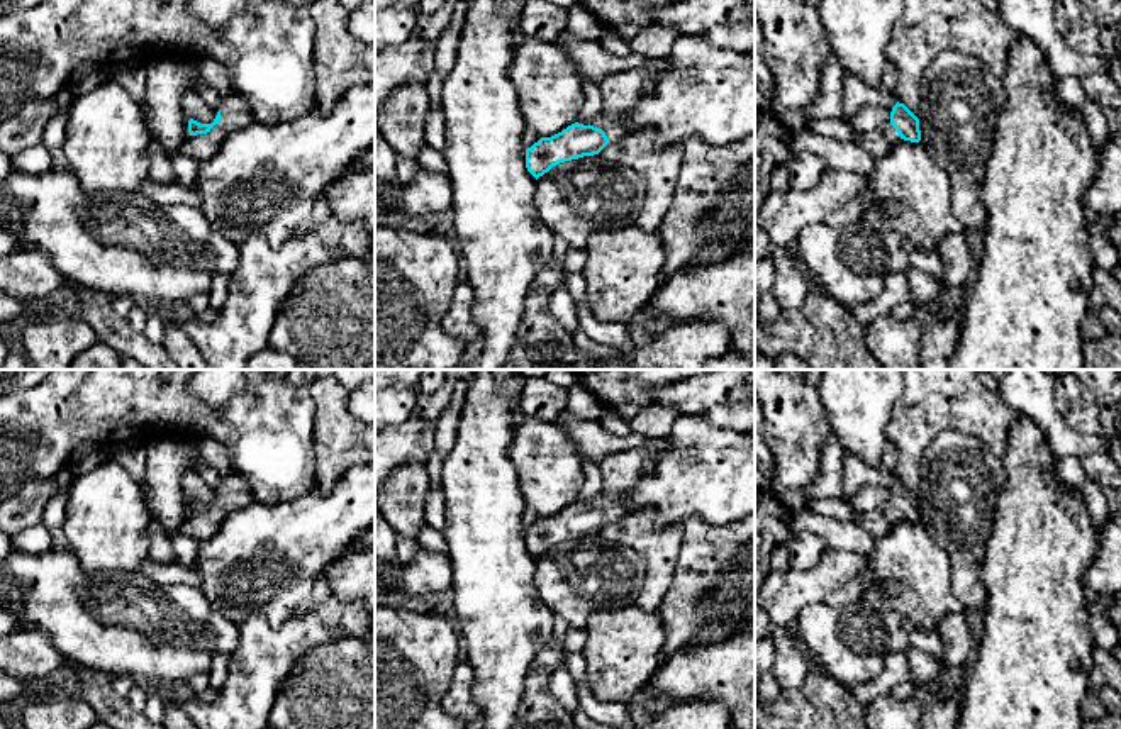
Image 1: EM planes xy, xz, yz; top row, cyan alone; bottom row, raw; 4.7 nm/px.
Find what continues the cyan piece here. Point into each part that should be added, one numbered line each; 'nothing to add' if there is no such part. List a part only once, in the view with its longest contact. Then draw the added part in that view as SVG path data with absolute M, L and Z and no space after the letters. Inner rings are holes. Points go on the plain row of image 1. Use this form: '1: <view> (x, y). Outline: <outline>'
1: xy (234, 490). Outline: M237 475L224 478L219 490L222 500L215 504L207 514L190 515L188 520L183 524L180 534L187 534L197 537L198 541L205 541L219 531L220 522L231 512L254 502L246 480Z

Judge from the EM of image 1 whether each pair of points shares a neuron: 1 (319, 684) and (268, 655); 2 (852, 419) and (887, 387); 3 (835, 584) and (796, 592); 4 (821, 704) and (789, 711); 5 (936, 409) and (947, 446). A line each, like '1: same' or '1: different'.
1: different
2: same
3: same
4: same
5: different

